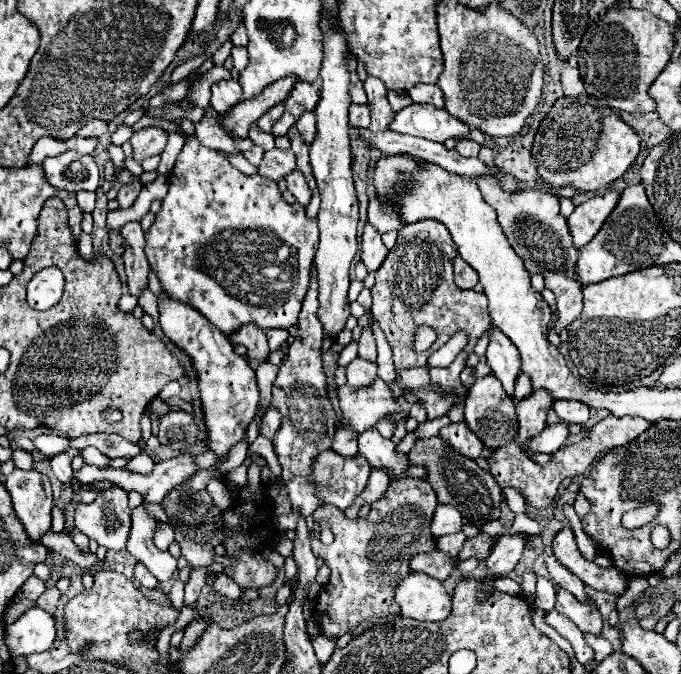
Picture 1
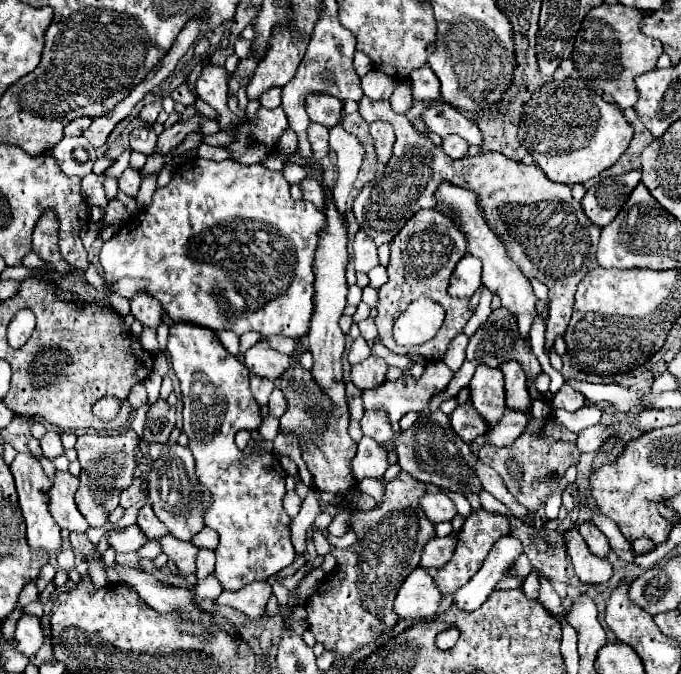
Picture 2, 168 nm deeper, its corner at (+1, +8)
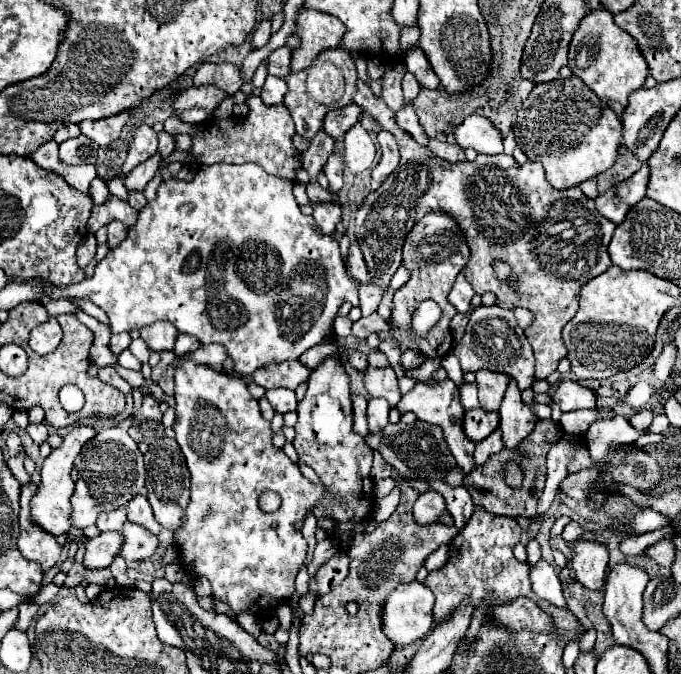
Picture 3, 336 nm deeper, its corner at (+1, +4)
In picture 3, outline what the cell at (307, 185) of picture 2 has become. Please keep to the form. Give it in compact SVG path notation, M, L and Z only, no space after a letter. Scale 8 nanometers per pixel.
M311 202L313 218L323 234L333 234L337 222L341 220L341 206L335 202Z

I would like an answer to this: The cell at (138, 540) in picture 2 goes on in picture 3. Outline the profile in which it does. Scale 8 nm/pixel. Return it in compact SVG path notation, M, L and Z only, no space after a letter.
M101 532L99 536L89 538L83 564L87 568L105 568L123 550L123 544L125 540L121 532Z

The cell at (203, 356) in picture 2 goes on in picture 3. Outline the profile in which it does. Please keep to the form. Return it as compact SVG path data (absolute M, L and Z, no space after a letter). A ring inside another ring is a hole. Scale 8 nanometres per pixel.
M177 358L177 362L173 364L175 366L175 424L173 424L173 430L175 430L175 440L179 442L181 446L181 452L187 460L187 468L191 472L191 502L187 506L187 512L185 512L185 526L179 530L179 536L175 536L175 544L179 546L179 554L181 554L181 560L183 560L183 568L191 574L197 574L197 576L207 576L211 586L213 586L213 596L225 604L229 604L233 608L233 612L255 612L255 614L261 614L259 618L269 618L267 614L279 604L279 602L285 602L291 592L295 590L295 576L303 564L303 560L307 558L307 542L301 534L301 530L297 528L297 522L301 522L305 518L305 514L315 508L317 500L323 496L323 486L321 484L311 484L301 472L299 472L299 466L293 464L281 450L275 450L273 448L273 442L271 442L271 424L267 420L263 420L261 412L259 412L259 404L257 400L249 394L247 390L247 382L237 376L237 374L227 374L225 370L215 370L207 364L197 364L193 362L191 358ZM265 490L273 490L281 496L281 508L279 512L263 512L259 508L259 496L265 492Z

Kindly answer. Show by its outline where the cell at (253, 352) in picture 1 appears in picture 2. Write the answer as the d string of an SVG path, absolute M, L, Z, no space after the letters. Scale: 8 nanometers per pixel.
M257 342L251 350L247 350L243 358L243 364L251 374L269 380L277 380L279 376L283 376L283 372L287 372L287 368L291 368L291 364L295 362L293 356L279 354L267 342Z

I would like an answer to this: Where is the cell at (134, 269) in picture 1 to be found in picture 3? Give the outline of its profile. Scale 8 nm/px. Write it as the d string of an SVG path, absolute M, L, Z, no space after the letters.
M153 322L149 326L143 326L139 330L139 334L149 344L151 350L163 352L163 350L173 350L177 328L167 322Z

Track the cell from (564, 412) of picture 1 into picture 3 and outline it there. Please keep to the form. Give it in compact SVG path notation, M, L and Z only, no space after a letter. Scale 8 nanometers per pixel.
M563 380L559 382L559 386L553 392L553 402L559 404L559 408L563 412L571 412L571 410L581 410L581 408L595 408L595 394L577 384L575 380Z

